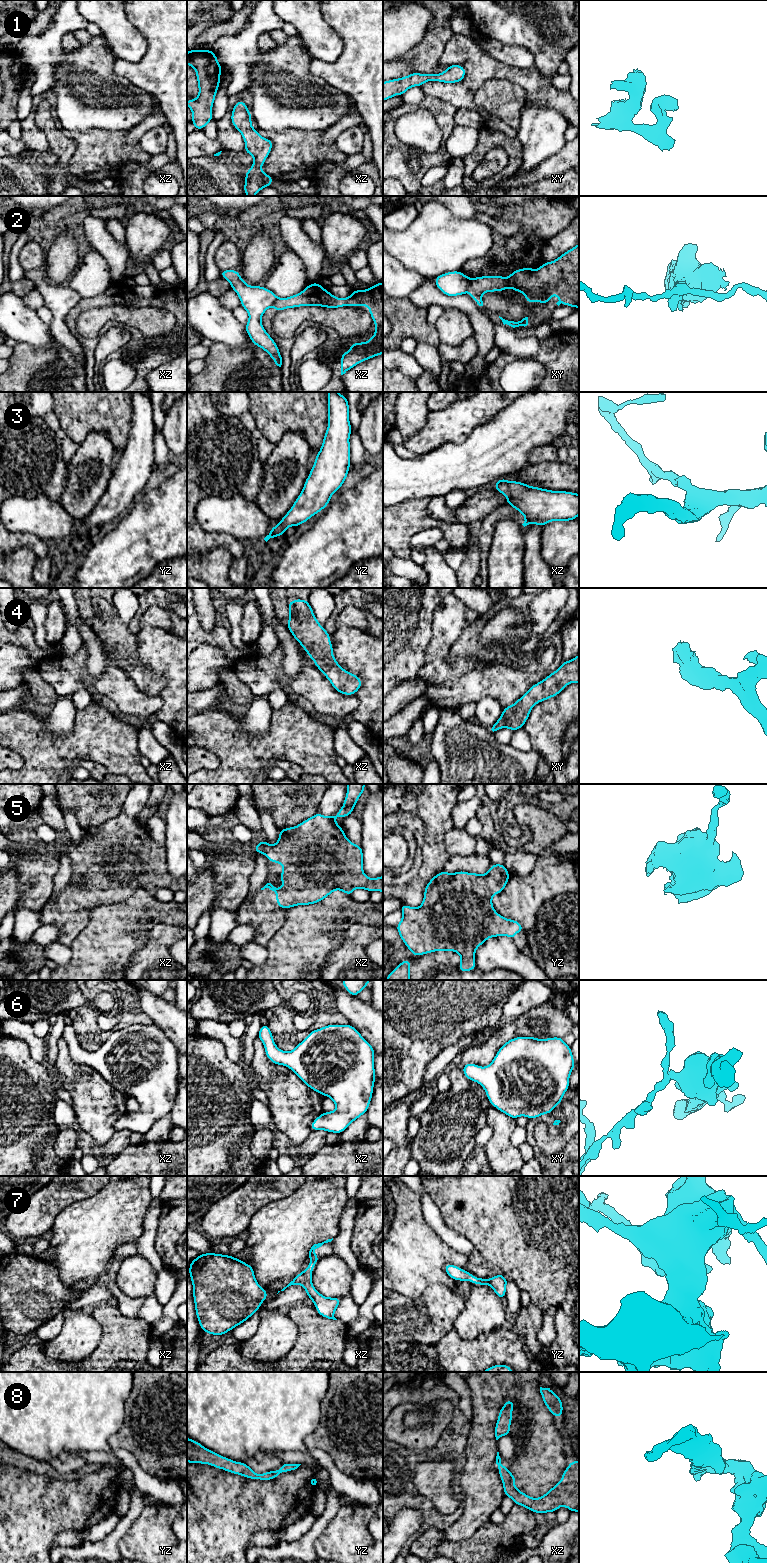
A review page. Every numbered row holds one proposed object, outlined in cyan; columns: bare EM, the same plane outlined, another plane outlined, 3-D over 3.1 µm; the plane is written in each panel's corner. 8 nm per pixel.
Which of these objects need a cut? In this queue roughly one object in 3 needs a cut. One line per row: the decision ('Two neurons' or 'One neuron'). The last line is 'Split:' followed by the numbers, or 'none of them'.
1: One neuron
2: Two neurons
3: One neuron
4: One neuron
5: One neuron
6: One neuron
7: One neuron
8: One neuron
Split: 2

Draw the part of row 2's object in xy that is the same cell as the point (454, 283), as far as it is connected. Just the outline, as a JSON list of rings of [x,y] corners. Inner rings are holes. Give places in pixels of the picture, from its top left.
[[[461,271],[446,272],[435,277],[437,288],[449,297],[465,295],[469,288],[469,277]]]

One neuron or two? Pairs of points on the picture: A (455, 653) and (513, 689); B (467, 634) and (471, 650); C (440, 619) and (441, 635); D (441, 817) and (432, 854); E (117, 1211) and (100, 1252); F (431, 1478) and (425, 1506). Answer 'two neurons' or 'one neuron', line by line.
A: two neurons
B: one neuron
C: one neuron
D: one neuron
E: one neuron
F: two neurons

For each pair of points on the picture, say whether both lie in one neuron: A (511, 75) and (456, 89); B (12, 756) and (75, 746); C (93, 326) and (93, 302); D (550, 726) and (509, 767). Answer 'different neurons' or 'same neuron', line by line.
A: same neuron
B: different neurons
C: different neurons
D: different neurons

